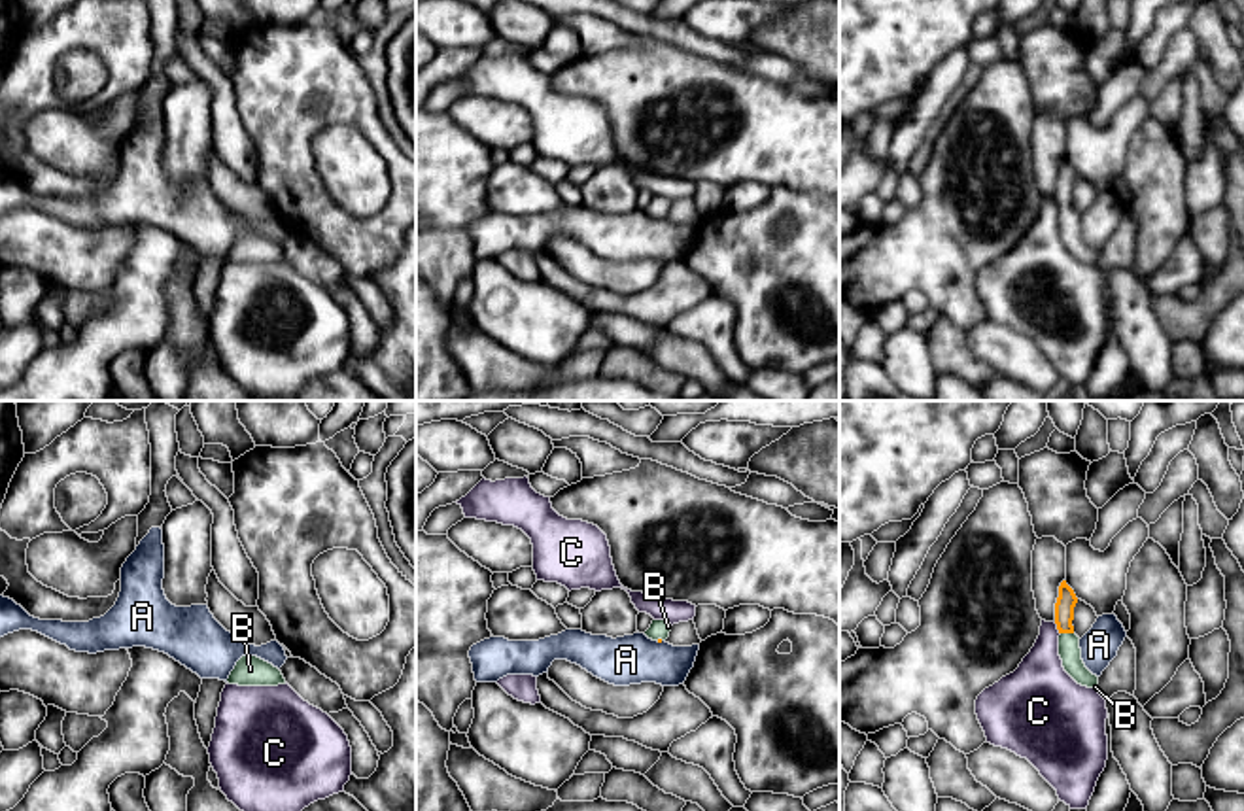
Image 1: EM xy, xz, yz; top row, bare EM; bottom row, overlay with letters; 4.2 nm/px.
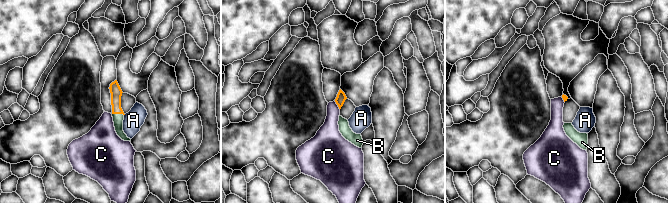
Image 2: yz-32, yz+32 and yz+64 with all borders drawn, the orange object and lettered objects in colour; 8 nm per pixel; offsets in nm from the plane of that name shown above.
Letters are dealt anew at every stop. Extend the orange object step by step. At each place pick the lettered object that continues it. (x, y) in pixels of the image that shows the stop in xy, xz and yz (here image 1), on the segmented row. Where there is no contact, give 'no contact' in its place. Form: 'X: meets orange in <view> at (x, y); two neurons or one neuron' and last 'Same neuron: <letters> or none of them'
A: no contact; two neurons
B: meets orange in yz at (1067, 632); one neuron
C: meets orange in yz at (1057, 628); two neurons
Same neuron: B

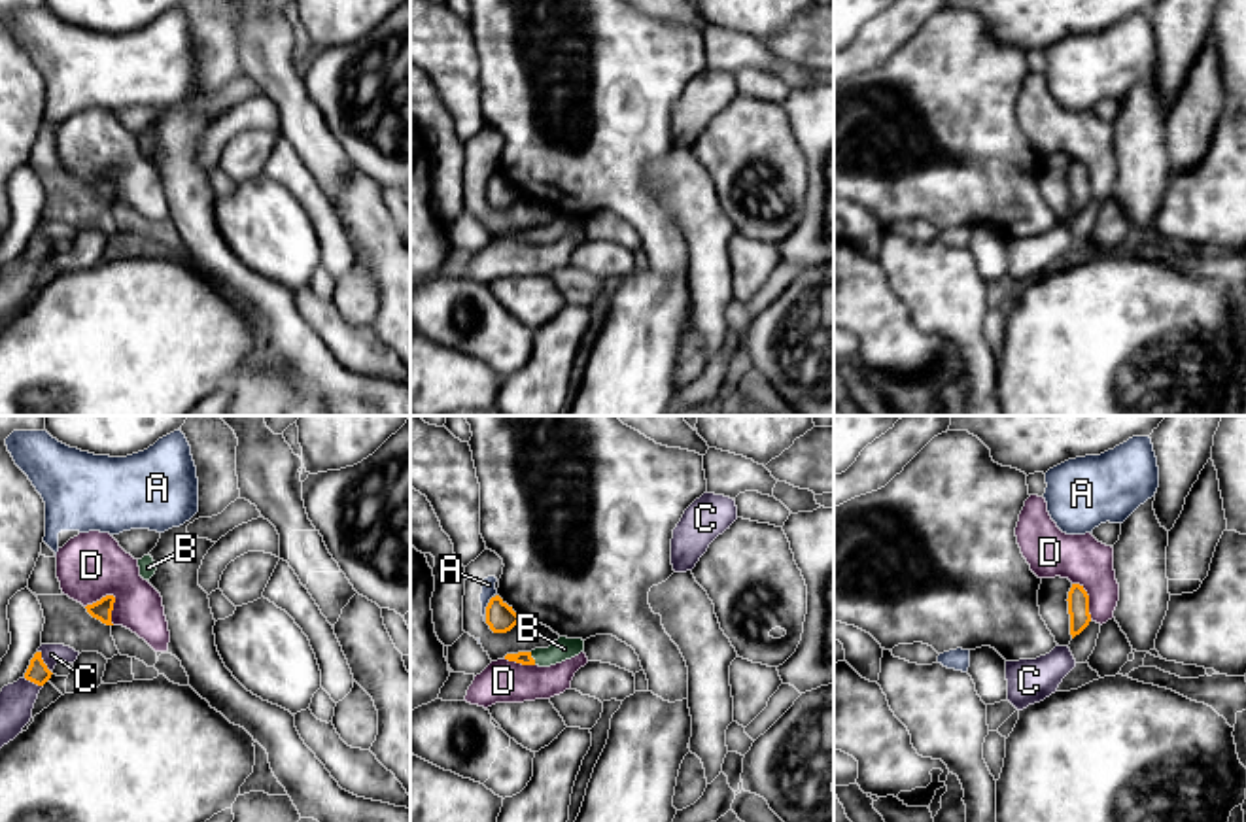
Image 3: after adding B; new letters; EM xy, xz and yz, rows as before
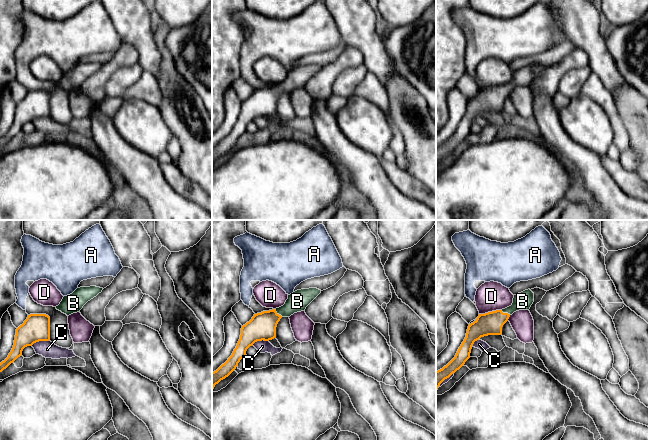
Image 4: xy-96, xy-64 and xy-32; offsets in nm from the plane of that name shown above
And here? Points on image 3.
A: meets orange in xz at (486, 609); two neurons
B: meets orange in xz at (532, 658); one neuron
C: meets orange in xy at (42, 662); two neurons
D: meets orange in xy at (114, 598); two neurons
Same neuron: B

